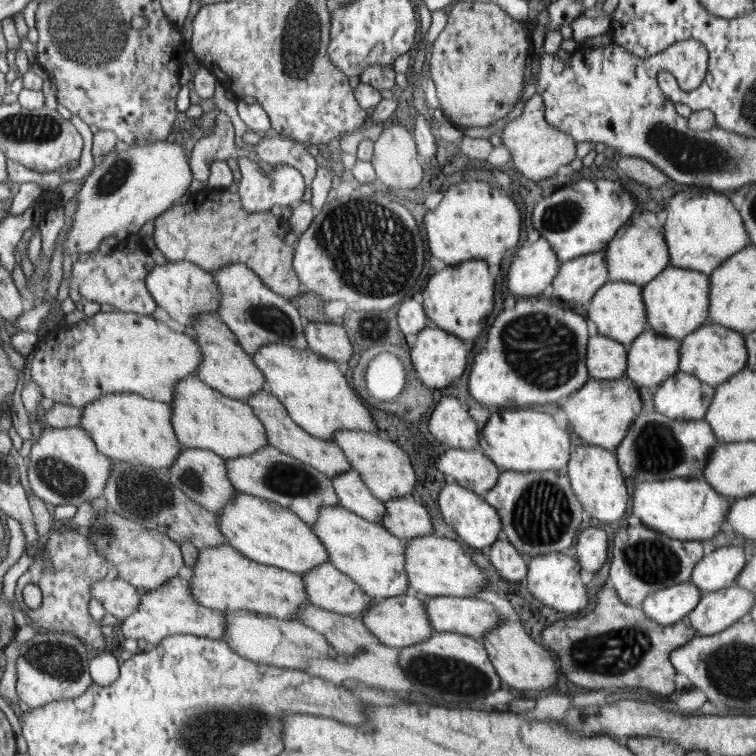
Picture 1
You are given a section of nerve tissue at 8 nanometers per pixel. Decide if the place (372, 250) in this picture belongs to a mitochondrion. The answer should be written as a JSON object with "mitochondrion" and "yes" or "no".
{"mitochondrion":"yes"}

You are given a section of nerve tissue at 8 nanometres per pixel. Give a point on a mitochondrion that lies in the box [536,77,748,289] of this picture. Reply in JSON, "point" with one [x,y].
{"point":[707,154]}

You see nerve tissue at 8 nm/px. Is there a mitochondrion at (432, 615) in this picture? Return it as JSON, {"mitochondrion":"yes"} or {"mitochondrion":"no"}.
{"mitochondrion":"no"}

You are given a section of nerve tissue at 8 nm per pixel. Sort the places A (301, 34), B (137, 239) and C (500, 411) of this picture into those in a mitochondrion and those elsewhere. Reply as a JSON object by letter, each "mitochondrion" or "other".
{"A":"mitochondrion","B":"other","C":"other"}

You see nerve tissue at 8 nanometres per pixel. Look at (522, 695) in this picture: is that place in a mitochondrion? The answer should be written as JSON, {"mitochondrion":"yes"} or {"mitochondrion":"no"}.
{"mitochondrion":"no"}

